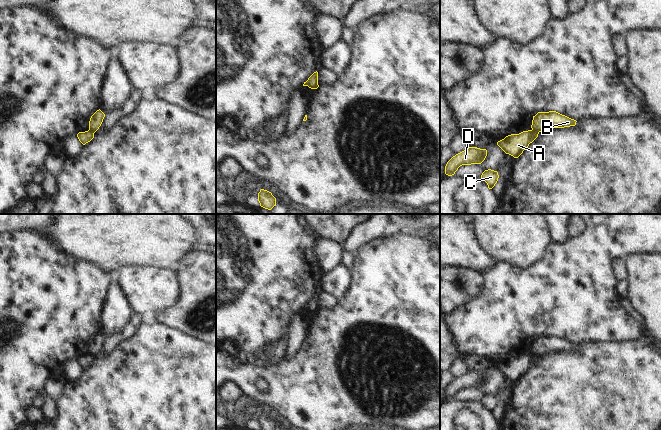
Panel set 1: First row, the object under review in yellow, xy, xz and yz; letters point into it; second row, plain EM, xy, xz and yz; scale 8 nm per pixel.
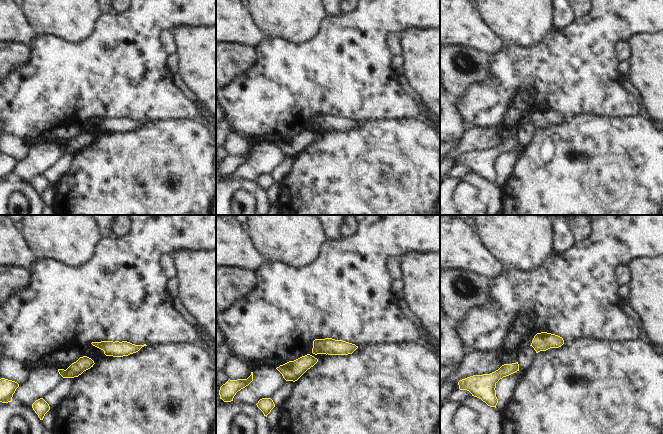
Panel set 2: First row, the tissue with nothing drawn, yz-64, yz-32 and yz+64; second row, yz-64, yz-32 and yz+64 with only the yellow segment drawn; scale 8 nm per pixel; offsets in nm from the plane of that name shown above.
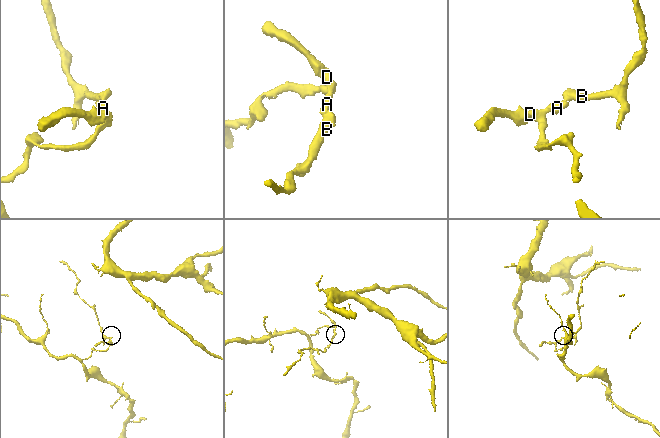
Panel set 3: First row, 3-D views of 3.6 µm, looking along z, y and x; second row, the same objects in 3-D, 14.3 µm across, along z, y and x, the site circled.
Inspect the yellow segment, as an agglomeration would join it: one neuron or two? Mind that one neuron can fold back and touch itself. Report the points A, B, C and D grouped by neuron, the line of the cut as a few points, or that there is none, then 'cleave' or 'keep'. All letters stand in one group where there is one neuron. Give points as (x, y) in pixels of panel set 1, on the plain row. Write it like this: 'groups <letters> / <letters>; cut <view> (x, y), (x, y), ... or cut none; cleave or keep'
groups A C D / B; cut yz (532, 353), (538, 357); cleave

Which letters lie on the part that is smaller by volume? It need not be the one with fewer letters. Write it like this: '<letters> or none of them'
B

